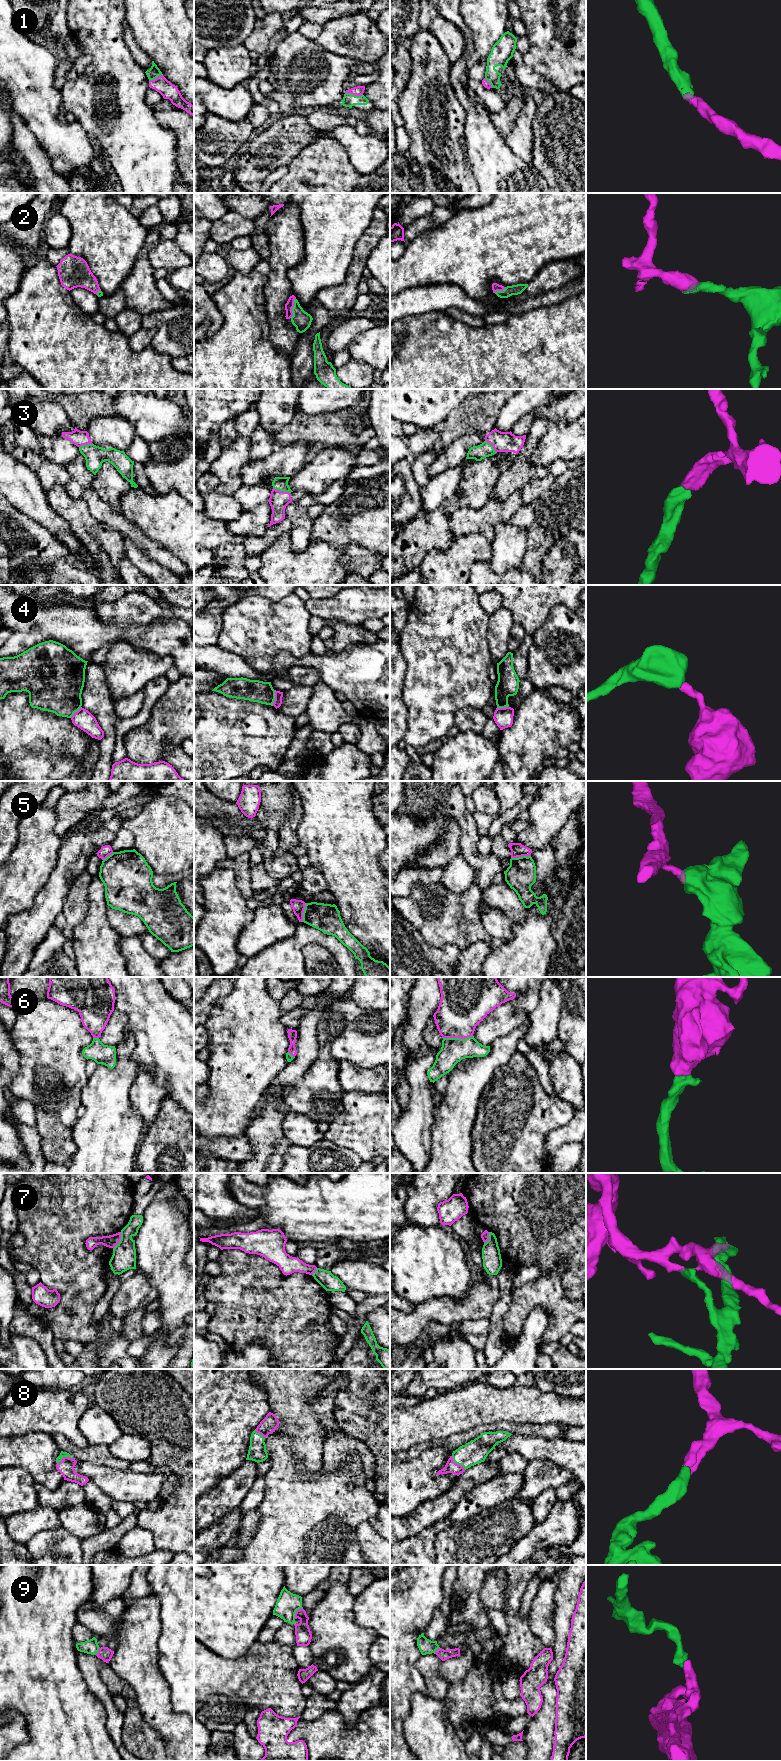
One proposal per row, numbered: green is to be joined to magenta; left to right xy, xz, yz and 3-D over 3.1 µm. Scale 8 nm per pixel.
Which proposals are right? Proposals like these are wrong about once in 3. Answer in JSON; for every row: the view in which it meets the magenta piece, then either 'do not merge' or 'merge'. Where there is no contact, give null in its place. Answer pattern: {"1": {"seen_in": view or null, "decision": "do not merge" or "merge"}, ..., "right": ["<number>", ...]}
{"1": {"seen_in": "xz", "decision": "merge"}, "2": {"seen_in": "xz", "decision": "merge"}, "3": {"seen_in": "xz", "decision": "merge"}, "4": {"seen_in": "xz", "decision": "do not merge"}, "5": {"seen_in": "yz", "decision": "do not merge"}, "6": {"seen_in": "yz", "decision": "merge"}, "7": {"seen_in": "xy", "decision": "do not merge"}, "8": {"seen_in": "yz", "decision": "merge"}, "9": {"seen_in": "xz", "decision": "merge"}, "right": ["1", "2", "3", "6", "8", "9"]}

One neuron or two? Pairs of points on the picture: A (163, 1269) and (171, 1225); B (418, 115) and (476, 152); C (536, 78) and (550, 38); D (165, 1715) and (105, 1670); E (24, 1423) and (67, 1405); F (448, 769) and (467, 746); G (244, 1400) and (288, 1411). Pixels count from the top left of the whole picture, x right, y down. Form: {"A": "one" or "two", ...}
{"A": "one", "B": "two", "C": "two", "D": "two", "E": "one", "F": "one", "G": "two"}

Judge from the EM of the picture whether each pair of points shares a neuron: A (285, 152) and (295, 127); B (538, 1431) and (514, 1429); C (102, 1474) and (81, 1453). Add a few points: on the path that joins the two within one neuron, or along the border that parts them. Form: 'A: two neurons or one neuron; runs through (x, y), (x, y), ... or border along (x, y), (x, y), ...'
A: one neuron; runs through (293, 150), (301, 142), (301, 135)
B: one neuron; runs through (532, 1430), (520, 1429)
C: two neurons; border along (77, 1460), (104, 1464), (111, 1467)

